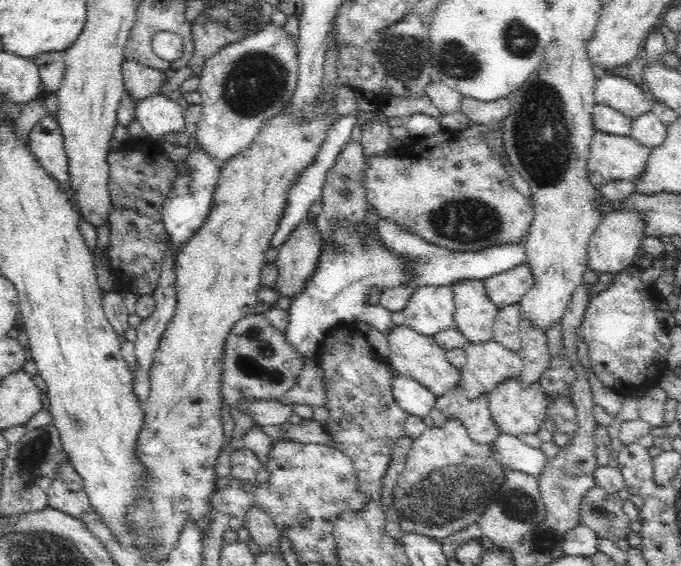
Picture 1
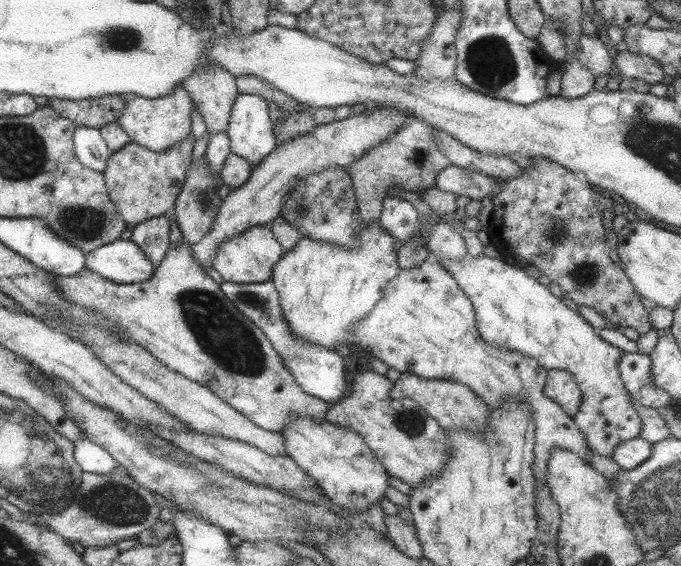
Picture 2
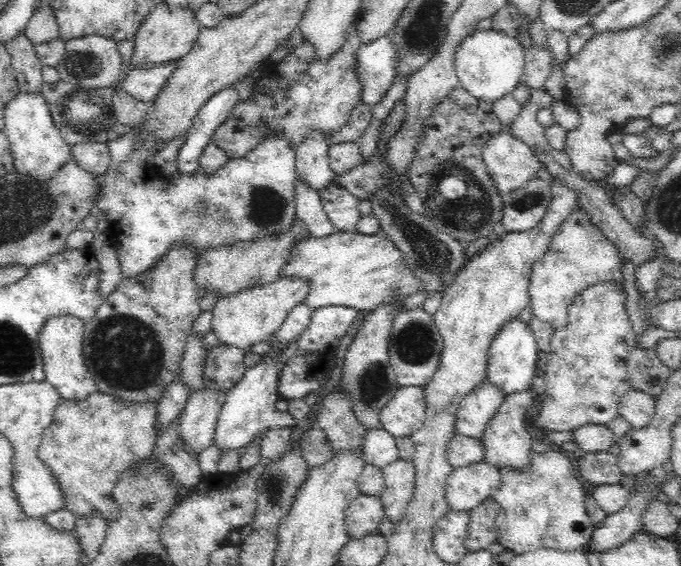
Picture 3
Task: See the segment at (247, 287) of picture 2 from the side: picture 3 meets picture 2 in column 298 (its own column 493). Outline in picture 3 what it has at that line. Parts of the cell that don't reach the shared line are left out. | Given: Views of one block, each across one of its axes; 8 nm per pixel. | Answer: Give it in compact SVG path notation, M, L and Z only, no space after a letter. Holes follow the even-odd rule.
M519 318L508 320L492 340L485 380L490 381L494 387L498 387L506 396L530 389L532 377L538 372L538 353L539 348L536 345L535 336L532 335L532 329L524 325Z

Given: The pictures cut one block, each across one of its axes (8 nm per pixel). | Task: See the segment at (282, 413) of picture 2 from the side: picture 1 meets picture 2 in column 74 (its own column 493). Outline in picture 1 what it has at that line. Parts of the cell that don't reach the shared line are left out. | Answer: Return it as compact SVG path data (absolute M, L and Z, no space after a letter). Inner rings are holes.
M526 263L517 265L514 269L504 273L494 274L483 281L488 299L501 308L516 304L534 288L534 278Z

